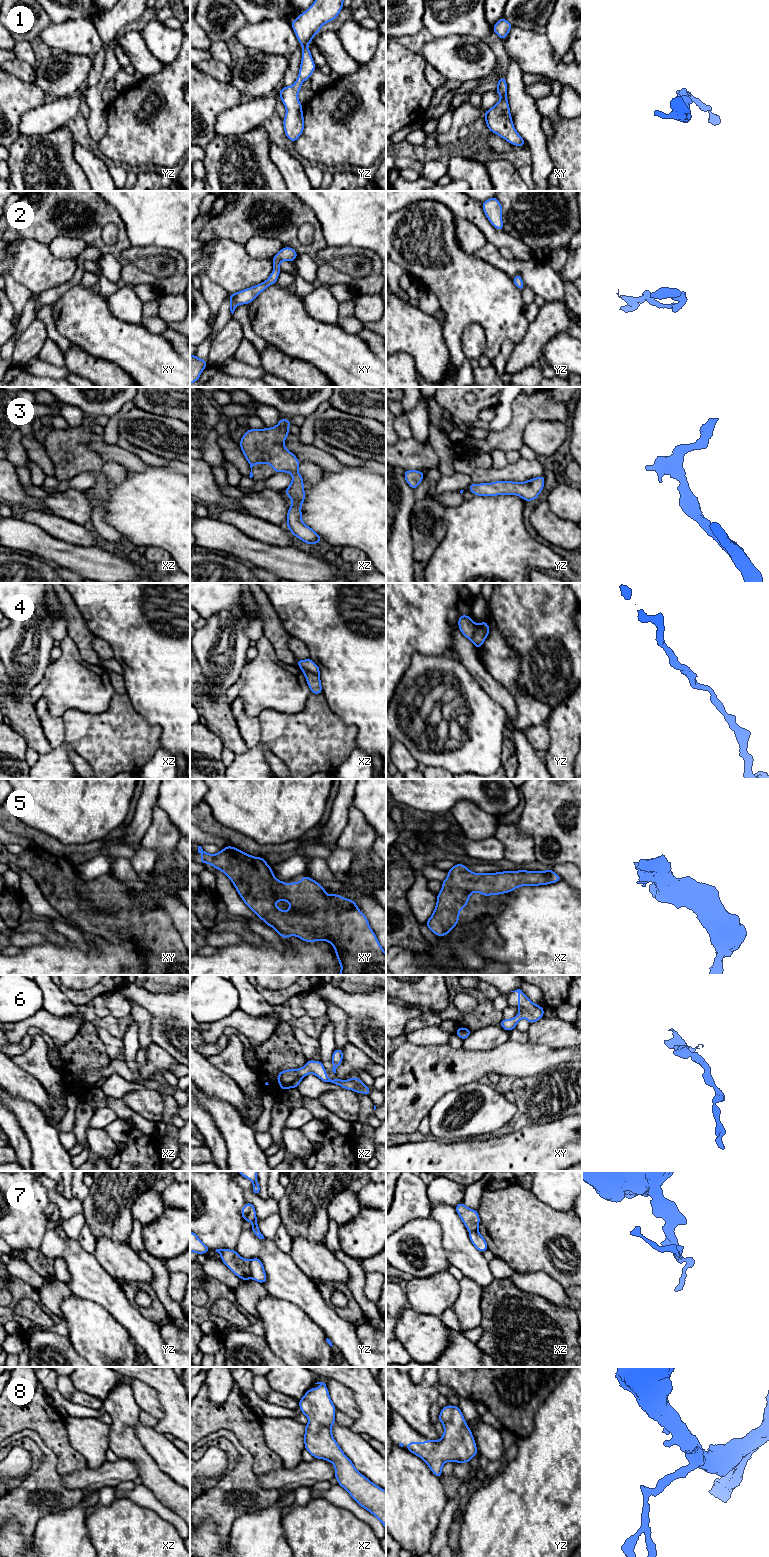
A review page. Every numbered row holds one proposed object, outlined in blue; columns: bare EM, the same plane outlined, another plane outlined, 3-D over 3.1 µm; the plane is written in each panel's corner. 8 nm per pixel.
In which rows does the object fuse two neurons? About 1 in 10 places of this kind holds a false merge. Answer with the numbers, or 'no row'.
no row

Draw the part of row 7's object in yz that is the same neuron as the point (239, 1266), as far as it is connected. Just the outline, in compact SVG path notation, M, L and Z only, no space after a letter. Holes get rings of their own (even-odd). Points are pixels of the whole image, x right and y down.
M220 1248L215 1251L221 1255L221 1261L241 1280L252 1278L261 1284L267 1281L263 1263L259 1258L249 1261L242 1258L236 1250Z

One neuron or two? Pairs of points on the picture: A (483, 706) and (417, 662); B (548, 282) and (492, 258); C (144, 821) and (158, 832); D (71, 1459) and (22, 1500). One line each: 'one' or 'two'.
A: one
B: one
C: two
D: two

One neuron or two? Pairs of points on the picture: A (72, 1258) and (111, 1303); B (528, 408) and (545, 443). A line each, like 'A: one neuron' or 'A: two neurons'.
A: one neuron
B: two neurons

